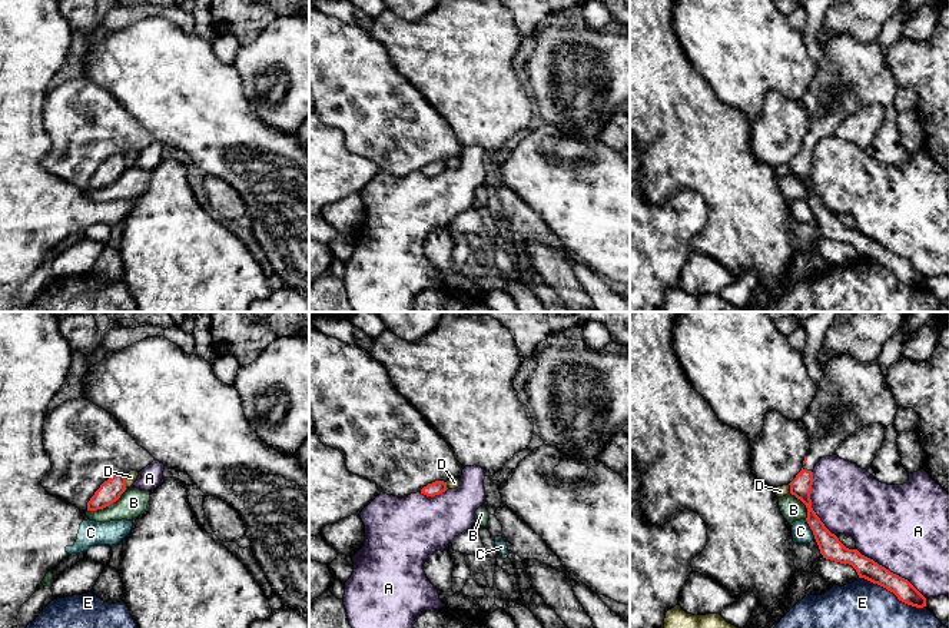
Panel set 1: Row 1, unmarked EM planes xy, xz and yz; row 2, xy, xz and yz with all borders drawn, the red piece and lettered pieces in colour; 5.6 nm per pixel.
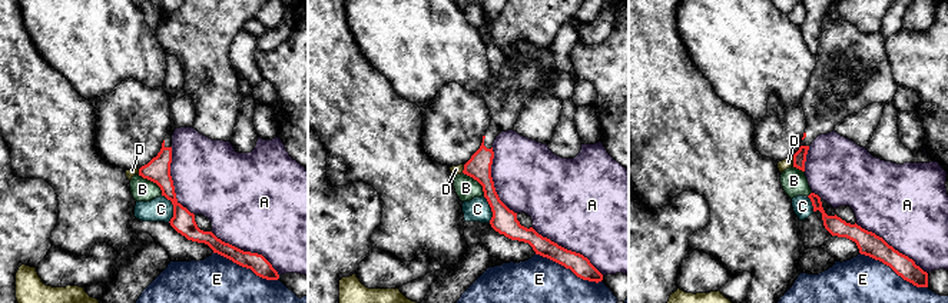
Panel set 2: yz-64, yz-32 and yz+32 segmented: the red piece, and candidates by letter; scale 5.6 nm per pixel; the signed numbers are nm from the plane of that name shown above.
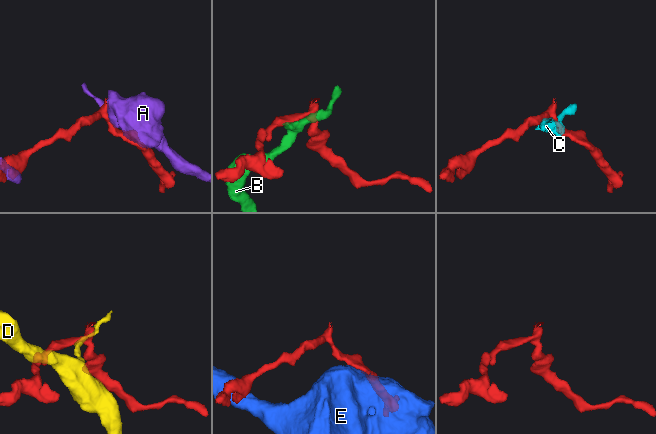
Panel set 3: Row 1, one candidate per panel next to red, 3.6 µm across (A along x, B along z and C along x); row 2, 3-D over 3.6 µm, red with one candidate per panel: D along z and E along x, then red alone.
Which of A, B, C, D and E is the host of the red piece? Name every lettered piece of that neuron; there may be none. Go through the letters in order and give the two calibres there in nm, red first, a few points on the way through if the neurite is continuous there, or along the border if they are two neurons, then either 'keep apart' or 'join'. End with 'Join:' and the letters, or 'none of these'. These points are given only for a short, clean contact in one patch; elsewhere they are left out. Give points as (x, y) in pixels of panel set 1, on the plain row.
A: calibres 120 and 480 nm; keep apart
B: calibres 120 and 160 nm; keep apart
C: calibres 120 and 110 nm; border yz (805, 199), (815, 218); keep apart
D: calibres 120 and 60 nm; keep apart
E: calibres 120 and 480 nm; keep apart
Join: none of these

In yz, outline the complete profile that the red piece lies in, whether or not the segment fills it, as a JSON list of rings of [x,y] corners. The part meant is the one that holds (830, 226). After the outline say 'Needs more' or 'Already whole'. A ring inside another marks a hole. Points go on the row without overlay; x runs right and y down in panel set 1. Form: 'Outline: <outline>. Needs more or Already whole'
Outline: [[[834,34],[823,46],[816,74],[802,102],[810,117],[810,129],[802,150],[789,163],[790,173],[807,187],[807,203],[823,237],[852,245],[865,257],[893,272],[899,280],[926,286],[926,278],[905,257],[890,252],[857,229],[846,227],[812,187],[813,149],[856,109],[865,104],[893,104],[899,84],[883,56],[879,40],[860,41],[852,34]]]. Needs more

